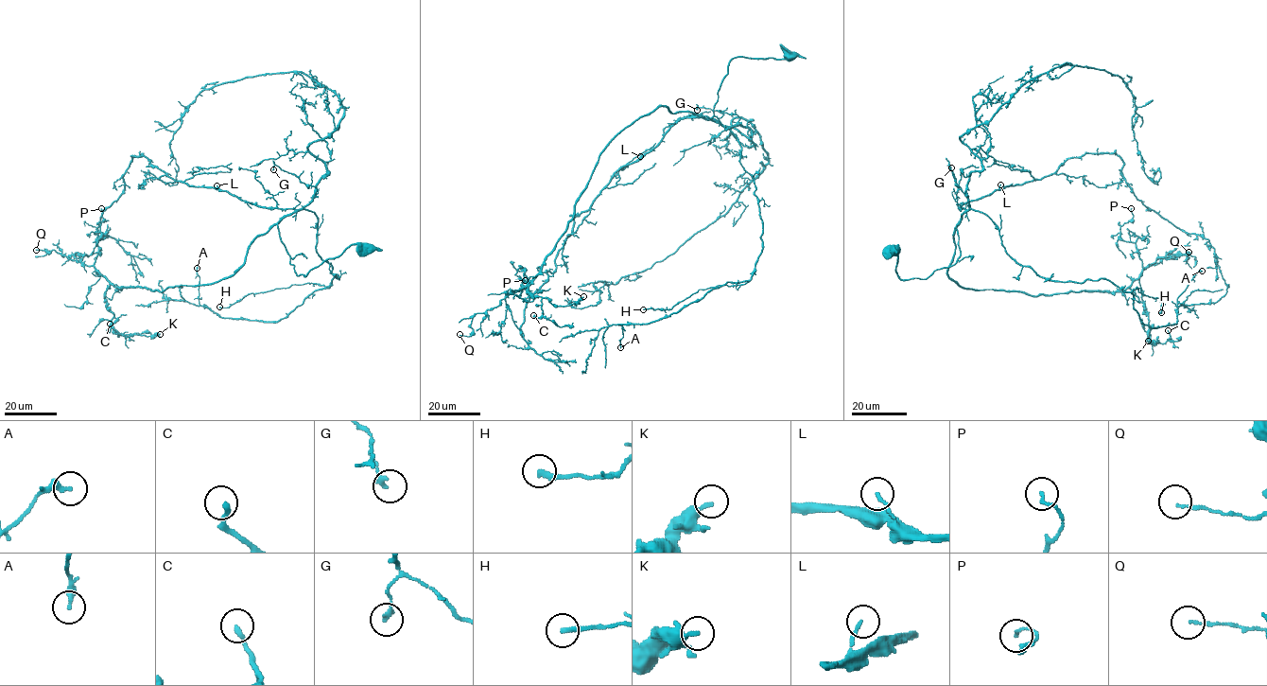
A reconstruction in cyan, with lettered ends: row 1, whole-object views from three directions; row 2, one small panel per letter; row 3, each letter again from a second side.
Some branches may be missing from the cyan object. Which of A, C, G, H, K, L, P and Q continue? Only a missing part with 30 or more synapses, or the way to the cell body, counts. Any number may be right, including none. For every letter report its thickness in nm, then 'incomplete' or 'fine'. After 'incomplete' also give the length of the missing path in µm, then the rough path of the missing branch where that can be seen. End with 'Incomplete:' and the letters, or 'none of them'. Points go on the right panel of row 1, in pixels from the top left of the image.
A: 280 nm thick; fine
C: 200 nm thick; fine
G: 200 nm thick; fine
H: 240 nm thick; fine
K: 220 nm thick; fine
L: 130 nm thick; fine
P: 130 nm thick; fine
Q: 110 nm thick; fine
Incomplete: none of them

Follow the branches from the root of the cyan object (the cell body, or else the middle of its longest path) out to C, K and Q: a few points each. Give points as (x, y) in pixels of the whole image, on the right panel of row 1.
C: (892, 252), (901, 279), (925, 279), (960, 255), (957, 225), (963, 288), (1128, 288), (1148, 338), (1168, 330)
K: (892, 252), (901, 279), (925, 279), (960, 255), (957, 225), (958, 286), (1128, 288), (1148, 341)
Q: (892, 252), (901, 279), (925, 279), (960, 255), (957, 225), (950, 278), (1032, 295), (1122, 292), (1188, 252)

